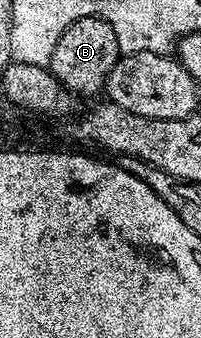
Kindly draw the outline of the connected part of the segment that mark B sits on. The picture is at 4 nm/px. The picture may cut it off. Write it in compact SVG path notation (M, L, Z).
M85 16L65 32L61 32L61 40L57 40L57 48L53 48L53 56L49 63L51 75L76 96L95 94L107 85L107 74L120 60L117 32L103 18Z

